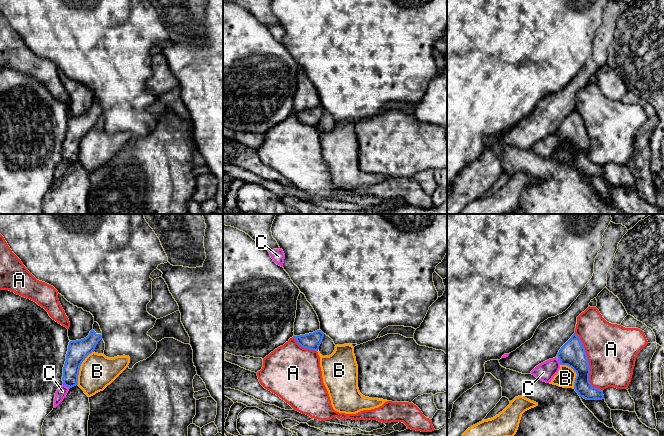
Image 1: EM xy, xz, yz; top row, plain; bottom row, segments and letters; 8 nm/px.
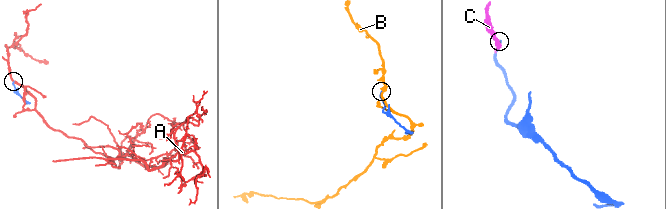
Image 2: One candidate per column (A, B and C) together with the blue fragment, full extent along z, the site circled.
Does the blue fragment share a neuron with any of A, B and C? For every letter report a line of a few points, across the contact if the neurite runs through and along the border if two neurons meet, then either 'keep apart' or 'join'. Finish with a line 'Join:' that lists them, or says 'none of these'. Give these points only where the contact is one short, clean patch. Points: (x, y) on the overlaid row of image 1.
A: keep apart
B: line xy (93, 351), (80, 366), (77, 384); keep apart
C: keep apart
Join: none of these

